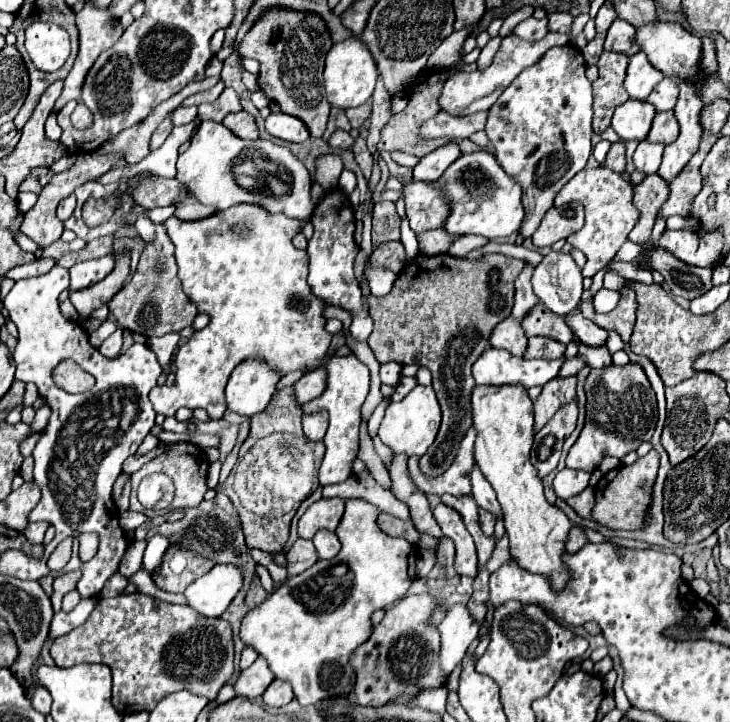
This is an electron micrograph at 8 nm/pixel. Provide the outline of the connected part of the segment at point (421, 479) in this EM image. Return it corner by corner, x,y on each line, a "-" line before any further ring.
470,427
468,435
464,437
464,443
460,445
460,451
458,451
454,463
450,465
448,471
444,471
438,477
426,477
418,467
418,457
412,455
408,459
408,469
410,469
412,481
416,483
416,487
420,491
424,491
426,495
428,493
436,493
436,495
450,493
454,497
472,495
470,473
474,467
474,439
476,439
476,429

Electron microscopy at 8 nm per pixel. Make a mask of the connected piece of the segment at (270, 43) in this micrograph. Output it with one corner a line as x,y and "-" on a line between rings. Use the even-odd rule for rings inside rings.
270,9
248,31
238,53
260,61
258,85
266,93
266,97
278,103
282,113
294,115
304,121
306,129
310,131
310,137
322,137
330,113
330,103
326,101
324,93
322,69
324,57
330,47
332,41
326,33
326,25
316,15
286,9

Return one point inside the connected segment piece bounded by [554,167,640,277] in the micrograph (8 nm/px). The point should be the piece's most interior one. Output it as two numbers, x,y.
610,214

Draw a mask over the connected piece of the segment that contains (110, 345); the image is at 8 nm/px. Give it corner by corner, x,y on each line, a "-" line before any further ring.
118,329
116,333
112,333
102,345
100,345
100,353
108,359
116,359
120,355
120,349
122,349
122,329

